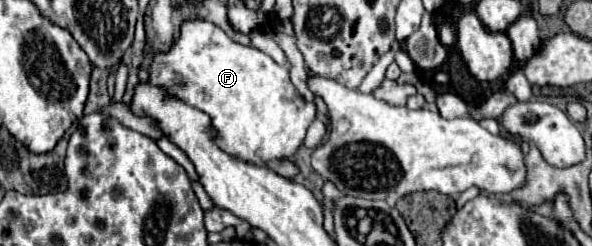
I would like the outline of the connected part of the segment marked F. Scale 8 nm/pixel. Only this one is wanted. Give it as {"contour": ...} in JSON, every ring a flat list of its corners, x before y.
{"contour":[[187,20,181,26,179,40,165,54,157,54,151,60,149,82,163,86,169,94,179,96,185,104,203,110,211,116,213,126,219,132,217,144,231,156,255,166,265,166,273,160,289,160,303,144,305,132,315,120,315,104,307,102,289,80,289,70,273,62,253,46,241,46,207,20]]}

